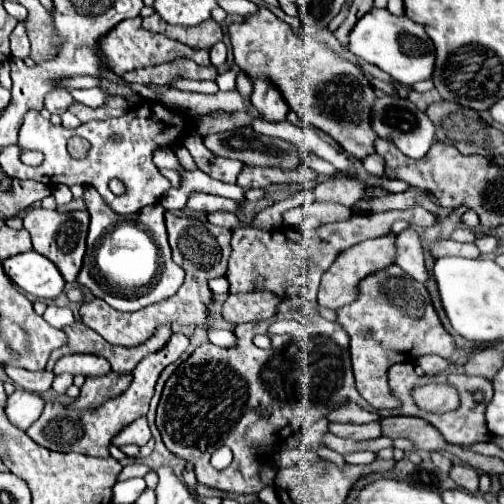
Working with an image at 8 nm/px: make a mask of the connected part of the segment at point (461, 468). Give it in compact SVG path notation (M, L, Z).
M467 464L453 466L449 476L457 482L457 486L461 486L461 488L465 488L469 492L475 492L479 488L479 474L473 472L473 468L467 466Z

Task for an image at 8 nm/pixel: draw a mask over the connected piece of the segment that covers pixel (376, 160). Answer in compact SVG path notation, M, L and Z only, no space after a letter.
M369 154L369 156L365 156L361 162L363 162L365 170L367 170L369 174L373 174L373 176L379 176L379 174L385 172L385 162L383 162L383 158L381 158L379 154Z

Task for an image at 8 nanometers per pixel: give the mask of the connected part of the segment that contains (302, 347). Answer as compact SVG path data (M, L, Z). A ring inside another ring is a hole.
M309 308L303 310L289 310L285 314L275 314L275 320L265 320L265 322L249 322L249 324L239 324L235 328L237 342L231 348L219 348L211 342L201 344L199 348L193 350L193 354L177 366L177 370L169 376L165 382L159 406L157 406L157 428L163 436L165 446L177 454L179 458L191 462L195 466L197 482L225 490L225 492L235 492L235 494L257 494L263 484L259 480L259 470L265 462L265 454L255 454L249 446L265 446L265 444L275 444L279 438L287 438L293 432L299 432L303 428L309 428L315 420L323 418L329 410L341 406L343 402L355 402L365 410L373 410L377 414L389 416L387 412L379 412L371 408L361 394L357 394L355 380L353 380L353 370L351 370L351 360L349 360L349 336L337 322L323 320L319 314L315 314ZM291 318L297 322L311 322L315 320L315 334L309 340L301 342L295 336L269 336L271 338L271 348L269 350L259 350L253 344L253 338L257 334L269 334L267 328L275 320ZM255 410L263 410L263 416L255 418ZM215 446L227 446L233 452L233 462L225 470L215 470L209 460L211 452Z

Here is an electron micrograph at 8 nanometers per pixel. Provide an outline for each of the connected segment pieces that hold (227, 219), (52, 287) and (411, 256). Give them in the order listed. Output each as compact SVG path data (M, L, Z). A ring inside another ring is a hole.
M211 212L211 214L207 214L207 220L211 222L211 224L217 224L217 226L223 226L223 228L233 228L233 226L237 226L237 218L235 218L235 214L231 214L231 212Z
M33 250L3 260L3 270L23 292L37 298L57 298L65 288L57 266Z
M407 228L403 230L403 234L397 236L395 242L397 242L395 264L401 266L417 282L425 282L429 274L423 262L423 248L421 248L421 240L417 232L413 228Z

